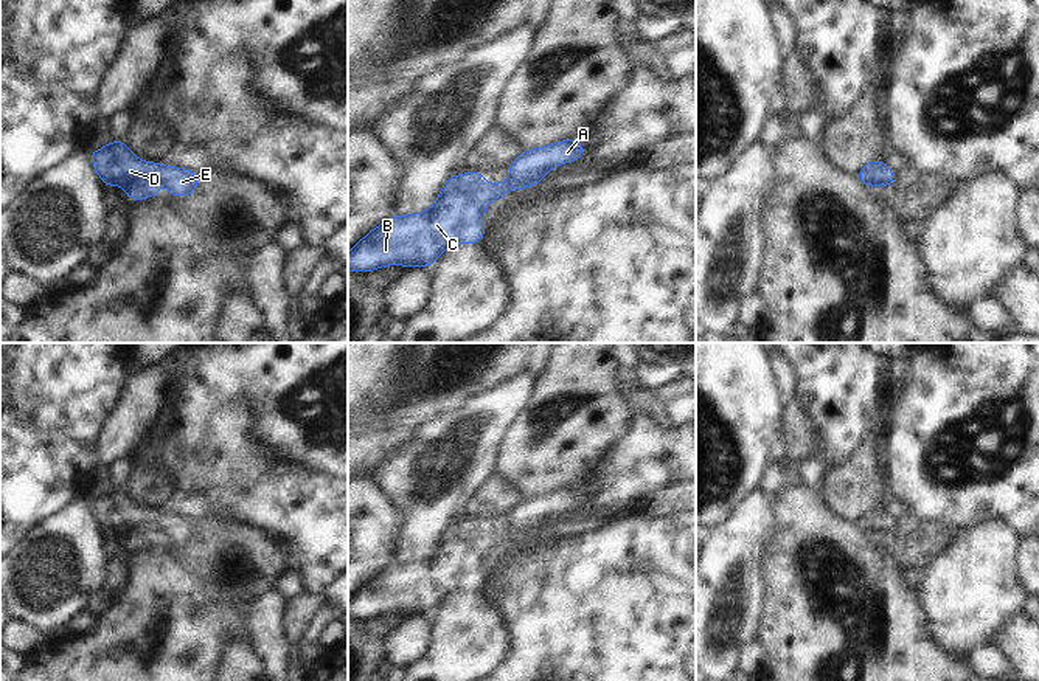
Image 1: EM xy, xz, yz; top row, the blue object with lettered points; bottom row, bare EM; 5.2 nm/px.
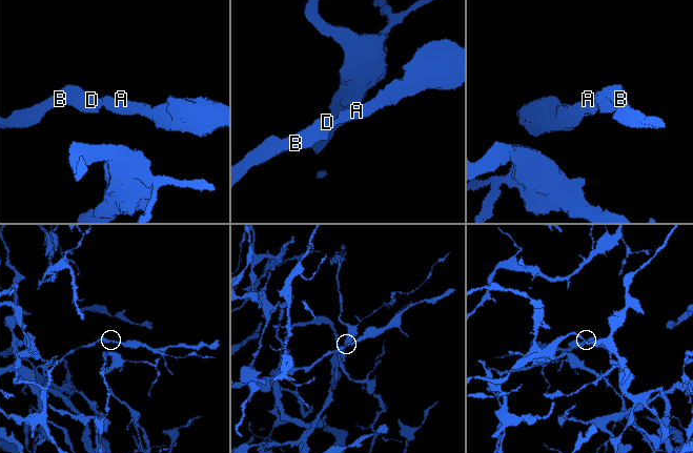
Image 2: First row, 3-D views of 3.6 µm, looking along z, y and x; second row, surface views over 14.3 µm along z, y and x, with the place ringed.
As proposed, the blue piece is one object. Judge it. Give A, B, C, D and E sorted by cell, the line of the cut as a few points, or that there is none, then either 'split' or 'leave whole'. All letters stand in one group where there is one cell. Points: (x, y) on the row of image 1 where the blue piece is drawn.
groups A B C D E; cut none; leave whole

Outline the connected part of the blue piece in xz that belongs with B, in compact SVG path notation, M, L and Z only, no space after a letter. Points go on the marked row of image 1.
M579 140L558 141L547 147L525 150L509 166L508 181L489 185L480 172L466 172L450 177L441 188L438 200L424 213L390 217L368 233L348 254L348 271L373 271L384 265L430 267L452 244L475 244L485 236L483 211L497 197L511 188L534 186L554 166L581 160Z

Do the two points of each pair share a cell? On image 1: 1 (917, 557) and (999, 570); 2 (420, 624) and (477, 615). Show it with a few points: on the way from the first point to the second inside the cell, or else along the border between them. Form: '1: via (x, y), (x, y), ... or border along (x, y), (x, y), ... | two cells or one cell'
1: border along (955, 534), (954, 540), (921, 576) | two cells
2: border along (430, 615), (429, 644), (420, 658) | two cells

